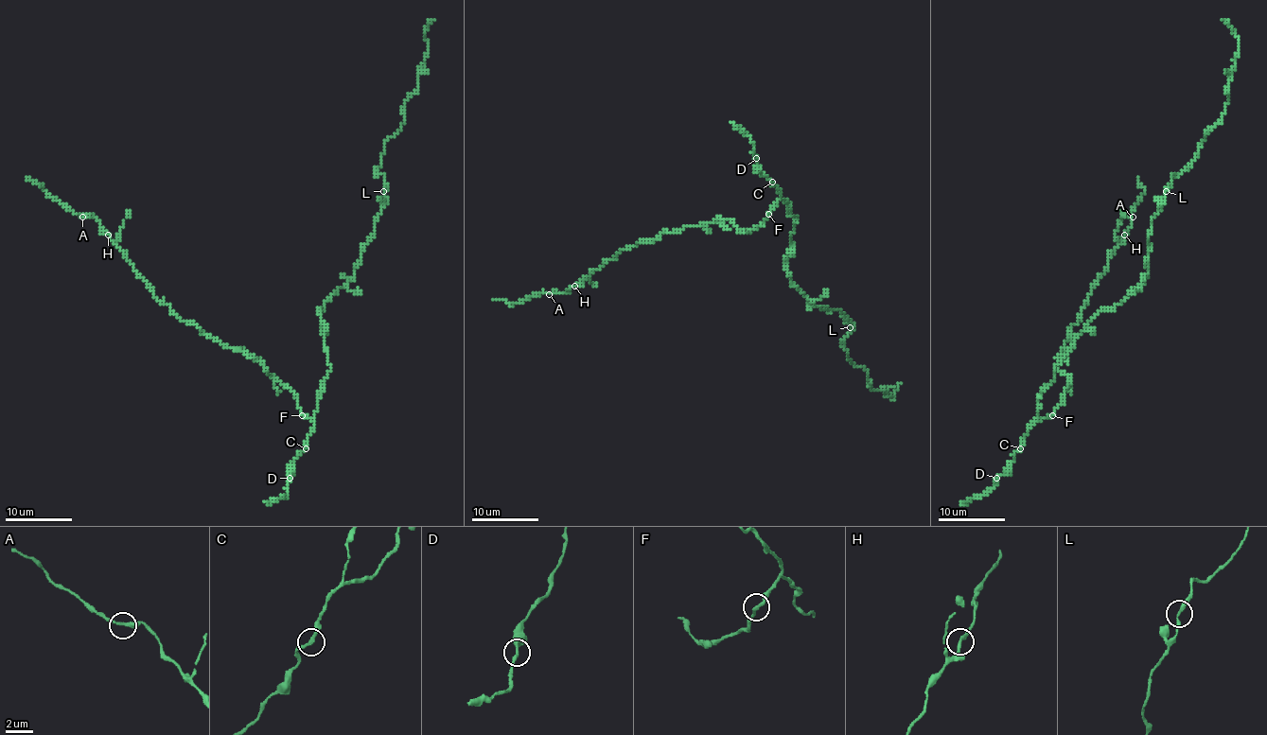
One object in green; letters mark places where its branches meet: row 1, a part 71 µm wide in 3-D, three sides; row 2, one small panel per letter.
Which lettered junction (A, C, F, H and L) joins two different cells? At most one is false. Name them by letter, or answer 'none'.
none

